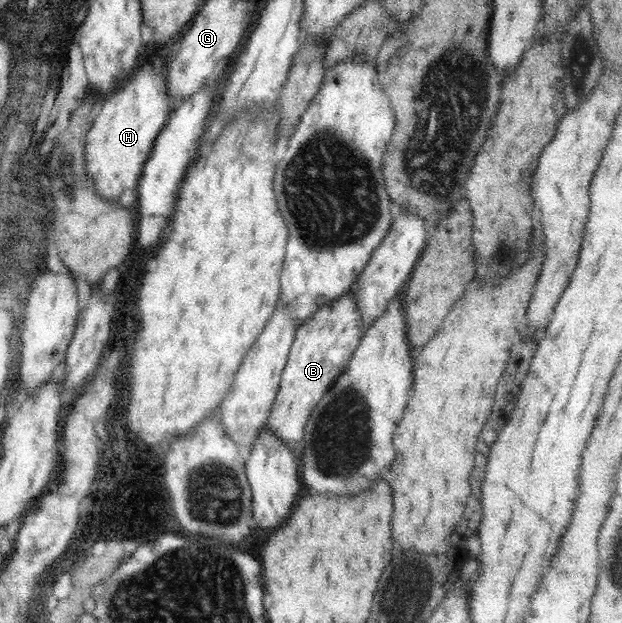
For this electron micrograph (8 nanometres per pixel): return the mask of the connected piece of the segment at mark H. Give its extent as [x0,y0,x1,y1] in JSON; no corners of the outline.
[84,63,169,204]

